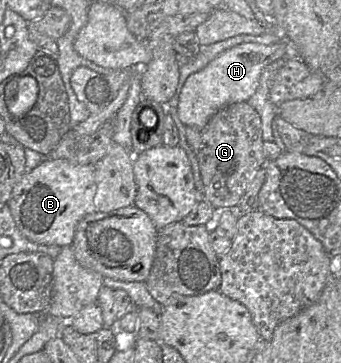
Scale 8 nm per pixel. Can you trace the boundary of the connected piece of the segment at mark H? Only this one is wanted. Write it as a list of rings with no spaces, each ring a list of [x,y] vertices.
[[[284,38],[272,45],[242,43],[221,53],[186,79],[177,106],[179,119],[185,126],[202,128],[223,107],[247,102],[256,92],[265,67],[279,59],[295,56],[293,51],[289,41]]]

